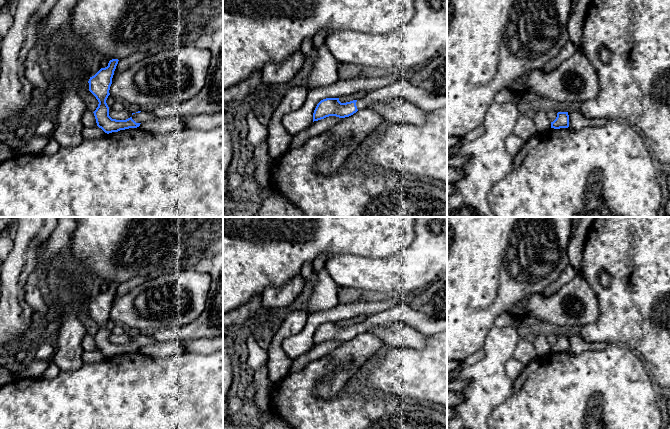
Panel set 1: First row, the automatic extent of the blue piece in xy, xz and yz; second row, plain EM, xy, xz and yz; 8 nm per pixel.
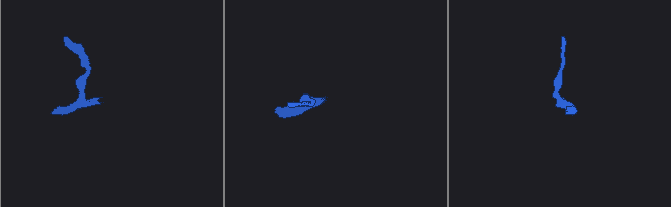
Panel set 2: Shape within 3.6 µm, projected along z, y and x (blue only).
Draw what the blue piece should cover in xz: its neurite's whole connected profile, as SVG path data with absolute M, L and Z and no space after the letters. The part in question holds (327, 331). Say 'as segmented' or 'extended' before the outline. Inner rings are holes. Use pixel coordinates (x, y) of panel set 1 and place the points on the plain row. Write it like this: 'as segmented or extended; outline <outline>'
extended; outline M399 303L370 315L359 324L341 327L339 322L323 323L314 334L313 346L329 340L349 341L358 334L367 332L369 328L393 321L403 322L426 336L447 330L447 318L434 319L425 313L413 310L408 304Z

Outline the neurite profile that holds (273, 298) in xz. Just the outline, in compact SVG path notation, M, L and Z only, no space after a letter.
M296 275L281 287L267 287L261 297L262 306L269 312L290 306L302 293L305 280Z

